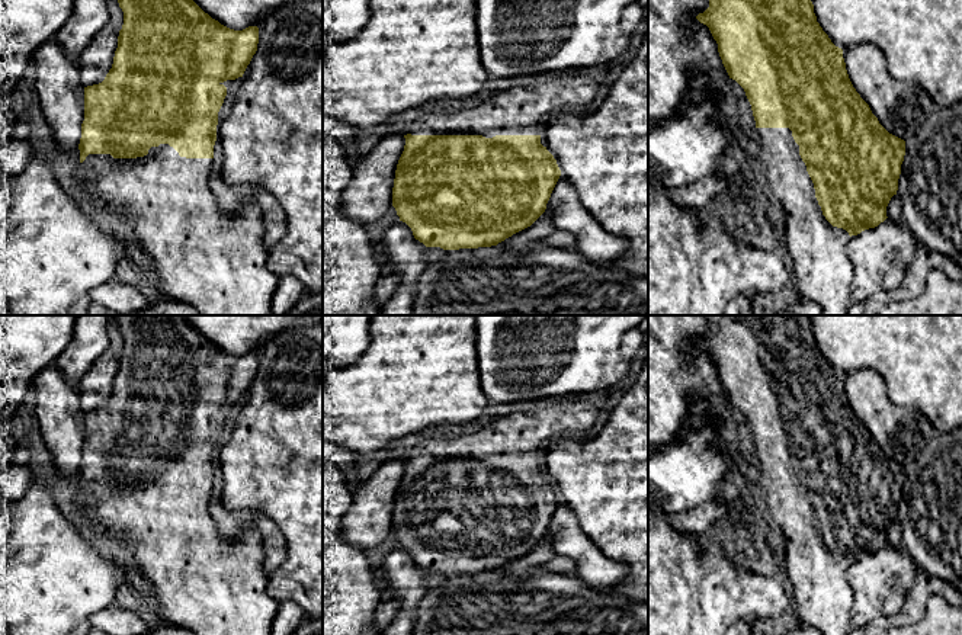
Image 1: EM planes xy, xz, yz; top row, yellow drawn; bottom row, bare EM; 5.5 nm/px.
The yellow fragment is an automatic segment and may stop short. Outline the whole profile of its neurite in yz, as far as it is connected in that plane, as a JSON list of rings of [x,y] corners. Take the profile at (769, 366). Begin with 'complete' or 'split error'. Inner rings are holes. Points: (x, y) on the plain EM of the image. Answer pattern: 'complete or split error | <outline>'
split error | [[[698,315],[709,325],[709,333],[696,341],[696,344],[706,350],[718,369],[718,378],[722,389],[729,401],[745,417],[751,430],[753,442],[756,446],[760,475],[763,487],[767,493],[767,509],[772,520],[777,523],[783,533],[785,543],[785,571],[786,577],[793,587],[792,607],[801,623],[811,625],[820,631],[821,635],[849,635],[852,626],[852,603],[853,591],[846,580],[846,571],[852,561],[857,561],[865,555],[875,554],[884,548],[886,542],[886,532],[898,516],[898,504],[901,500],[901,490],[905,481],[905,466],[889,459],[872,439],[869,430],[860,423],[853,413],[843,384],[843,375],[836,372],[828,360],[817,347],[814,330],[811,327],[809,315]]]

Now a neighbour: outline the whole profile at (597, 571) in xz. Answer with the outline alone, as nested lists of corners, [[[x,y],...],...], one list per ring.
[[[561,500],[546,535],[557,555],[568,557],[577,565],[577,575],[590,589],[616,593],[626,577],[626,567],[609,559],[583,532],[577,516]]]

